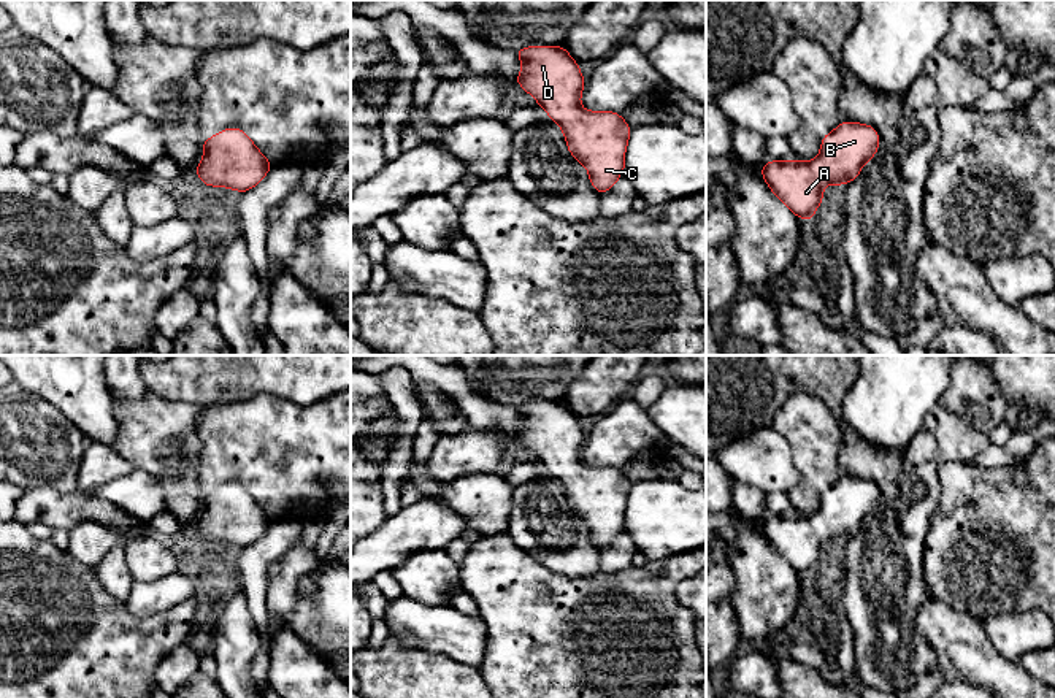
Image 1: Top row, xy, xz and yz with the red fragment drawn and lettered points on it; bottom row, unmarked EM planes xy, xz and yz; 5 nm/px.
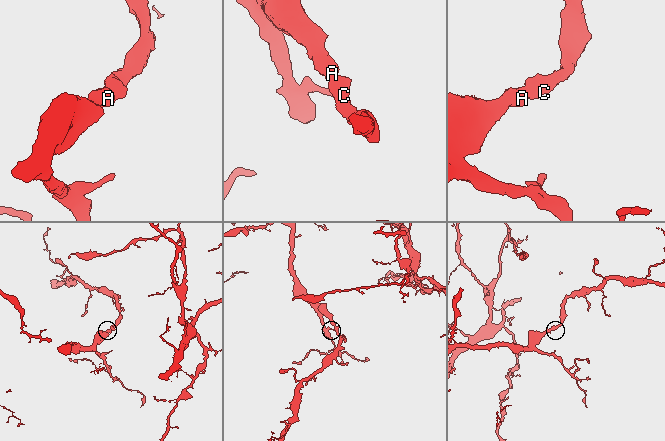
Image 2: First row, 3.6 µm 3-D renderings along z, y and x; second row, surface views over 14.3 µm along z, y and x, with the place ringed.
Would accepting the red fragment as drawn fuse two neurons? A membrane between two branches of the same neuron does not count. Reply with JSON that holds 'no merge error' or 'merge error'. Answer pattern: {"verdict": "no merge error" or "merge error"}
{"verdict": "no merge error"}

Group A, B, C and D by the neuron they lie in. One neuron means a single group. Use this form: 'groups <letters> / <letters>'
groups A B C D

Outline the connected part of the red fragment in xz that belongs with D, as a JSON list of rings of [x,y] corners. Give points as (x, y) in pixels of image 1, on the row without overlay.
[[[527,401],[516,411],[522,428],[514,436],[560,481],[570,509],[587,524],[593,544],[603,550],[625,527],[631,482],[614,466],[581,463],[585,433],[563,401]]]

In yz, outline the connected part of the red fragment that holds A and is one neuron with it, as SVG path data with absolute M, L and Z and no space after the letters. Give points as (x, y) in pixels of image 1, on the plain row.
M844 476L822 493L817 514L774 514L762 519L762 533L795 571L811 577L823 557L823 543L855 536L863 520L877 509L877 503L879 489L873 481Z

